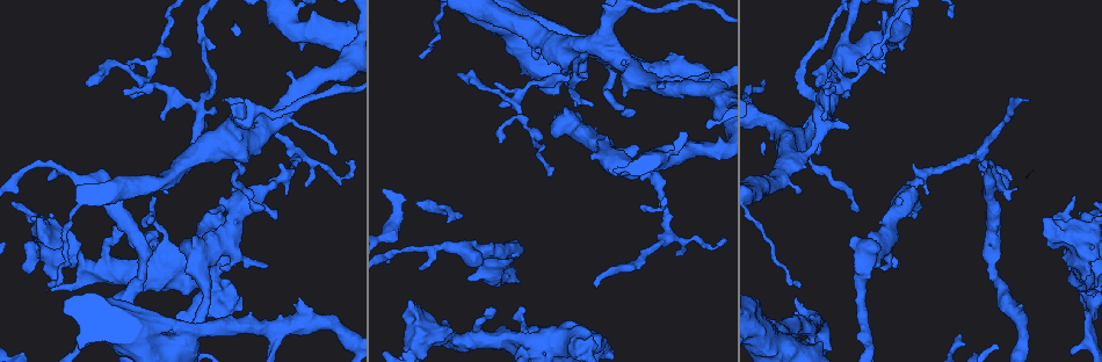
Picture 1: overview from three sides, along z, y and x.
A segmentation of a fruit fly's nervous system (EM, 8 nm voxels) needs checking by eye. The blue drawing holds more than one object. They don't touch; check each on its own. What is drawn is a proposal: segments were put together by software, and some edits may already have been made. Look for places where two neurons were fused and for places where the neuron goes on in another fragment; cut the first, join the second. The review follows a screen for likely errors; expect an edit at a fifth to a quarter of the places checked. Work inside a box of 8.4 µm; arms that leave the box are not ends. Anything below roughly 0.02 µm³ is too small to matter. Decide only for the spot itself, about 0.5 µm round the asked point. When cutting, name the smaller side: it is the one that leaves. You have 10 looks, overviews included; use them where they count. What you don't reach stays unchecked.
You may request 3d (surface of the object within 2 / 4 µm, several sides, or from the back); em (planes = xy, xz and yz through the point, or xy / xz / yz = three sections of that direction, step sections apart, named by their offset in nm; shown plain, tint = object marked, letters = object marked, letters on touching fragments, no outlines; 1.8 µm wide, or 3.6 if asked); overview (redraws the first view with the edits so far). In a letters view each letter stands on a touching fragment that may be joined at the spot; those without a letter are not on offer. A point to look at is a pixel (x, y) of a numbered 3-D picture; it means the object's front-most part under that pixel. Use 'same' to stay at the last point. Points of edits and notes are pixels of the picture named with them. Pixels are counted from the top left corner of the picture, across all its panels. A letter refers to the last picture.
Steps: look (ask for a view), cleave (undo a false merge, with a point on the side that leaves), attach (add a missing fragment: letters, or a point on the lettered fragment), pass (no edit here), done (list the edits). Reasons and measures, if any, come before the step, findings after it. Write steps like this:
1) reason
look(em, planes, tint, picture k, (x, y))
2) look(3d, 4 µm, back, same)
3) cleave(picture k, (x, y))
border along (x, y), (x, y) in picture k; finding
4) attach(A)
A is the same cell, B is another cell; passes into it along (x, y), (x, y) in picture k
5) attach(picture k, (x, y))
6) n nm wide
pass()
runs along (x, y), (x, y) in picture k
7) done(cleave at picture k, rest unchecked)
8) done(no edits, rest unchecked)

branch stops here
look(em, planes, plain, picture 1, (224, 100))

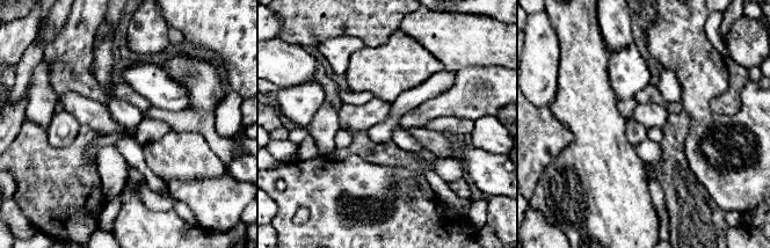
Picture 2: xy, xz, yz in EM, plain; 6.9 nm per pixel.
what lies round it
look(em, planes, letters, same)

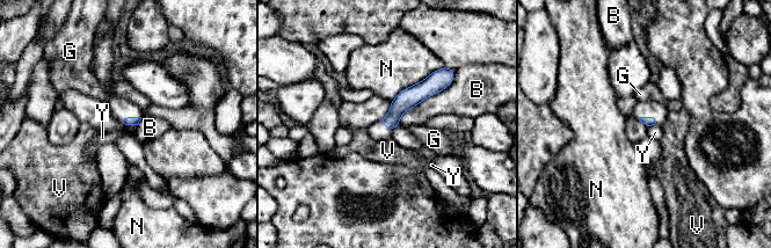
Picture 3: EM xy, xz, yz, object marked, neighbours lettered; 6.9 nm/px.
pass()
B, G, N, V and Y are other cells; border along (399, 123), (391, 132) in picture 3; none of them fits

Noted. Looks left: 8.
stops while still wide
look(3d, 4 µm, picture 1, (181, 286))

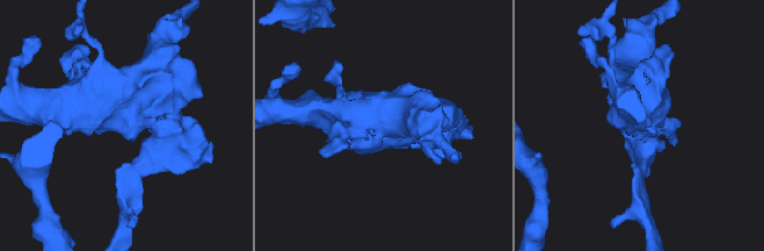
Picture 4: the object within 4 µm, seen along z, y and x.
now the EM
look(em, 3.6 µm, planes, tint, picture 4, (124, 131))

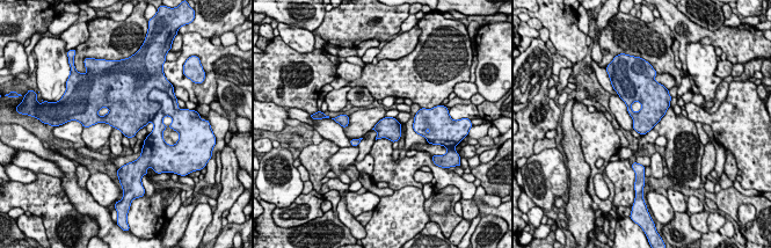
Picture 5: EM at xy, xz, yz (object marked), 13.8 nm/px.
what lies round it
look(em, 3.6 µm, planes, letters, same)

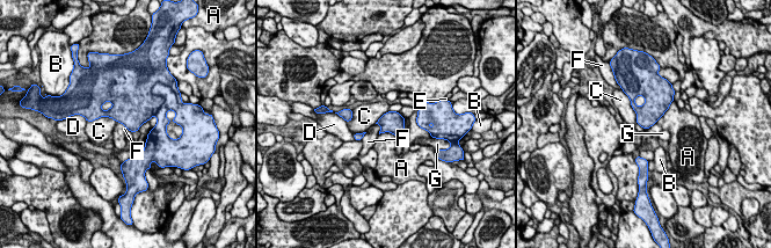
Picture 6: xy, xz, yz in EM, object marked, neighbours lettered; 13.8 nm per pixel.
300 nm wide
cleave(picture 6, (171, 102))
A, B, C, D, E, F and G are other cells; border along (161, 104), (154, 115) in picture 6; two neurons meet here

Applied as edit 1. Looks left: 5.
look(overview)

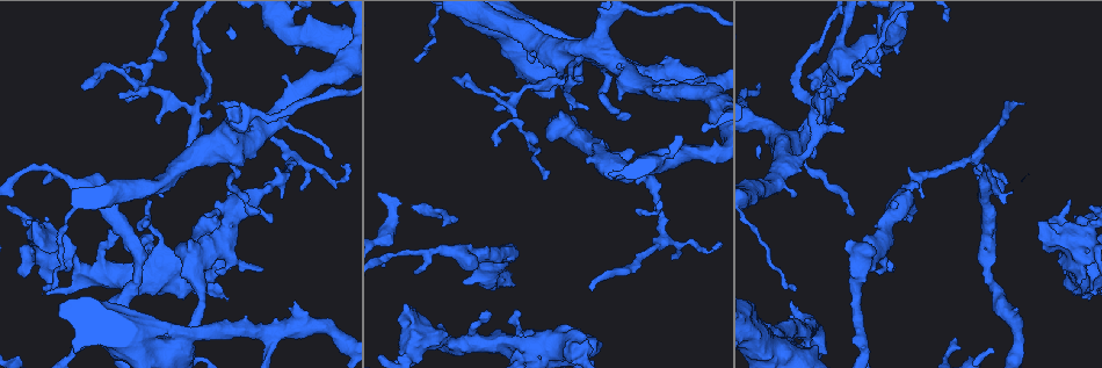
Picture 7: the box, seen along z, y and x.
a narrow waist
look(em, xy, step 8, tint, picture 7, (138, 272))

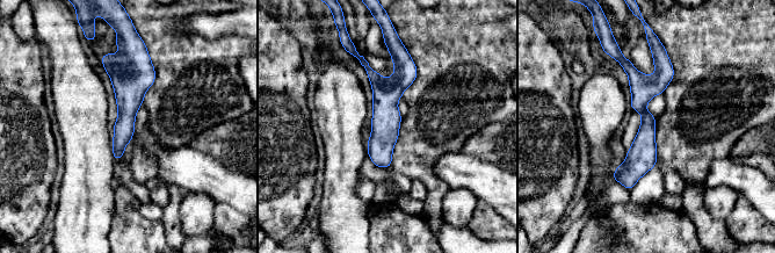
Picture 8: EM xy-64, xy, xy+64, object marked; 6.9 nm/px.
another direction
look(em, planes, tint, same)

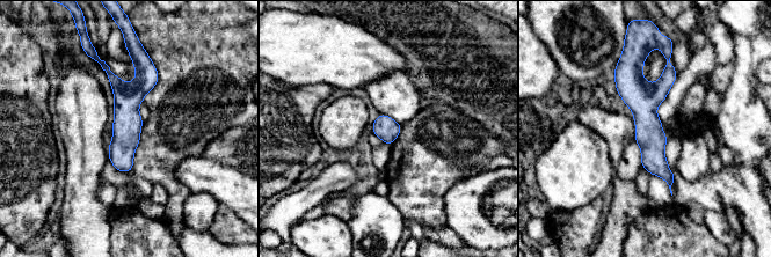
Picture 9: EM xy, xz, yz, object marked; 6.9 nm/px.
what lies round it
look(em, planes, letters, same)

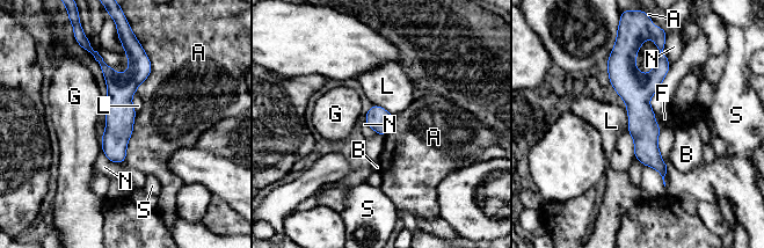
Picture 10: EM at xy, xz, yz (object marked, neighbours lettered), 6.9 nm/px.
160 nm wide
pass()
A, B, F, G, L, N and S are other cells; runs along (628, 52), (646, 151), (662, 172) in picture 10; continuous, no second neuron

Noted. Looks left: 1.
done(cleave at picture 6, rest unchecked)

